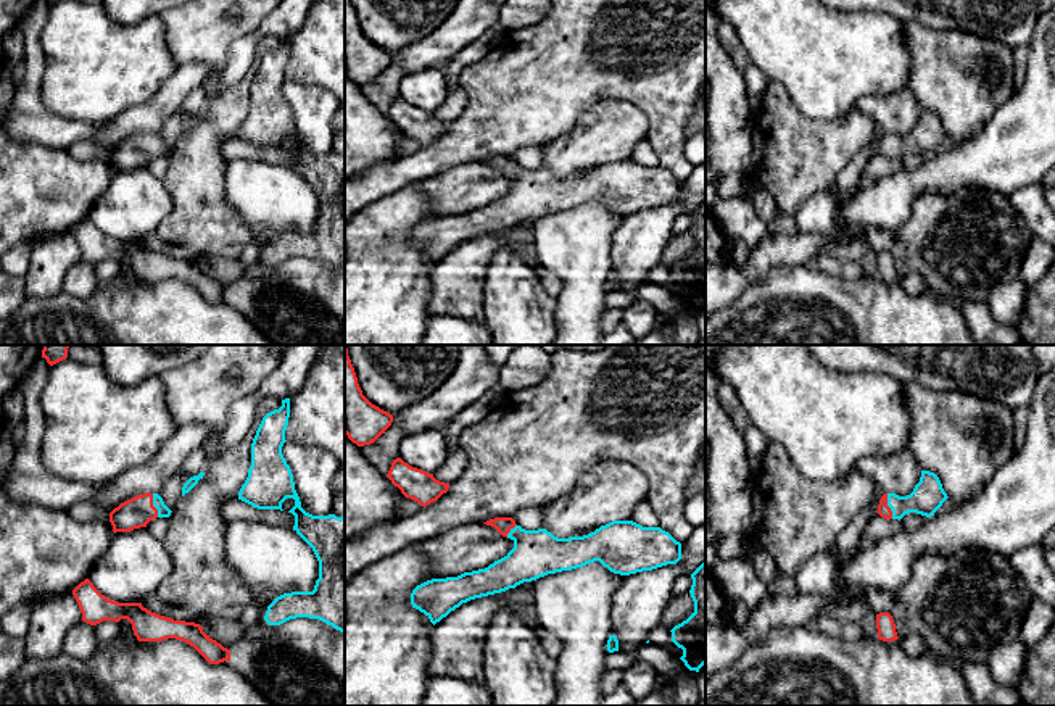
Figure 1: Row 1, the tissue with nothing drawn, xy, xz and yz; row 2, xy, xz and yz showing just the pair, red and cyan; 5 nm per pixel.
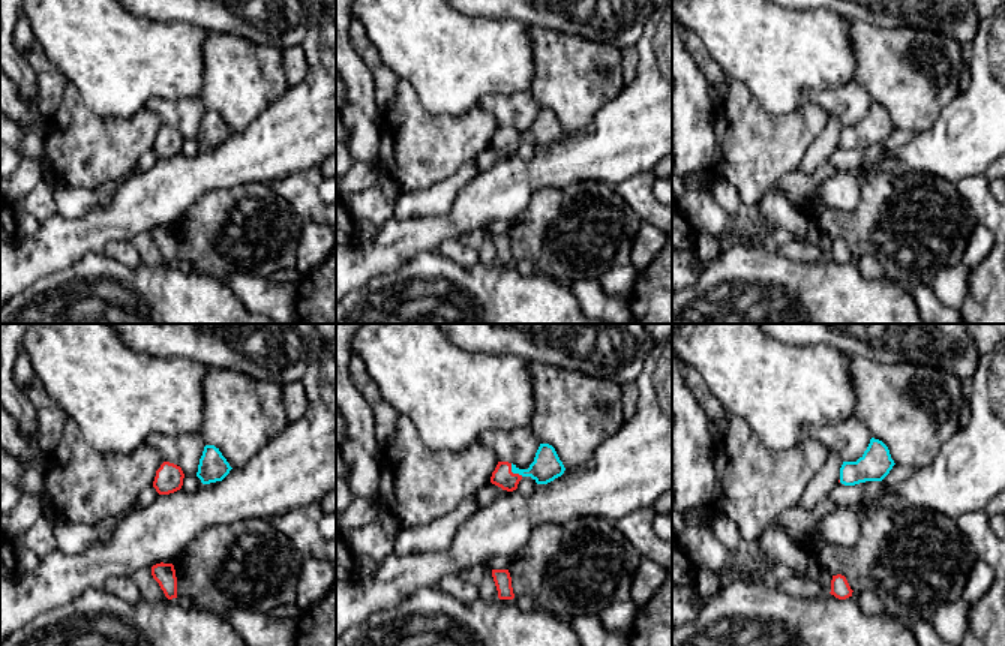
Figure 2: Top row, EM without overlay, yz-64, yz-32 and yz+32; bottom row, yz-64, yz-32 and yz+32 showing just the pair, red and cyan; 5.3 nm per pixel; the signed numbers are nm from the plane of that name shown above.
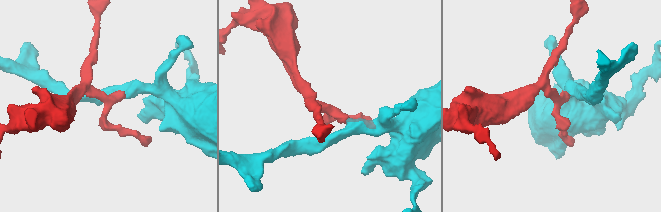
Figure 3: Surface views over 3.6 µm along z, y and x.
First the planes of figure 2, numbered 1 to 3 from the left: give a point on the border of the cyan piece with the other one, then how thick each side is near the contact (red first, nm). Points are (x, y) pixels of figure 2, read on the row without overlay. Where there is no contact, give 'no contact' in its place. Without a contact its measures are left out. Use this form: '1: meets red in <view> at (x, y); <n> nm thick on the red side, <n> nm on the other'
1: no contact
2: meets red in yz-32 at (512, 137); 120 nm thick on the red side, 160 nm on the other
3: no contact

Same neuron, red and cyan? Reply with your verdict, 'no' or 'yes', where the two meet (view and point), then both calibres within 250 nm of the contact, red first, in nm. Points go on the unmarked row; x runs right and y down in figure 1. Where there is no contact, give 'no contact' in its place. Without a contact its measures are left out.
yes | yz (888, 145) | 70/160 nm

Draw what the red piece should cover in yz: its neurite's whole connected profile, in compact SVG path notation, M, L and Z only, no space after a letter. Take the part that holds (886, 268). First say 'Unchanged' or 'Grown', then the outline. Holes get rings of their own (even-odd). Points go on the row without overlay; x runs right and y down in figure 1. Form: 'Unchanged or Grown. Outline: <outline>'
Unchanged. Outline: M889 251L876 253L876 268L878 268L878 277L883 280L894 280L899 277L894 258Z

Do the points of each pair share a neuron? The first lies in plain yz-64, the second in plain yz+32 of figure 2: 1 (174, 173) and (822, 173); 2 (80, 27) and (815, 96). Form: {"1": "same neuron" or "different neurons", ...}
{"1": "different neurons", "2": "different neurons"}

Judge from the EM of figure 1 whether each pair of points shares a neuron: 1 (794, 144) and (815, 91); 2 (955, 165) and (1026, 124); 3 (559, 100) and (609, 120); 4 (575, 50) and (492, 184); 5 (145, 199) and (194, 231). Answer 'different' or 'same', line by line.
1: different
2: same
3: different
4: different
5: different

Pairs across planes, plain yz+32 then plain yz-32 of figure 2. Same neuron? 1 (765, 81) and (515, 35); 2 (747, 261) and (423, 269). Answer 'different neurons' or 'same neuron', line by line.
1: same neuron
2: same neuron

